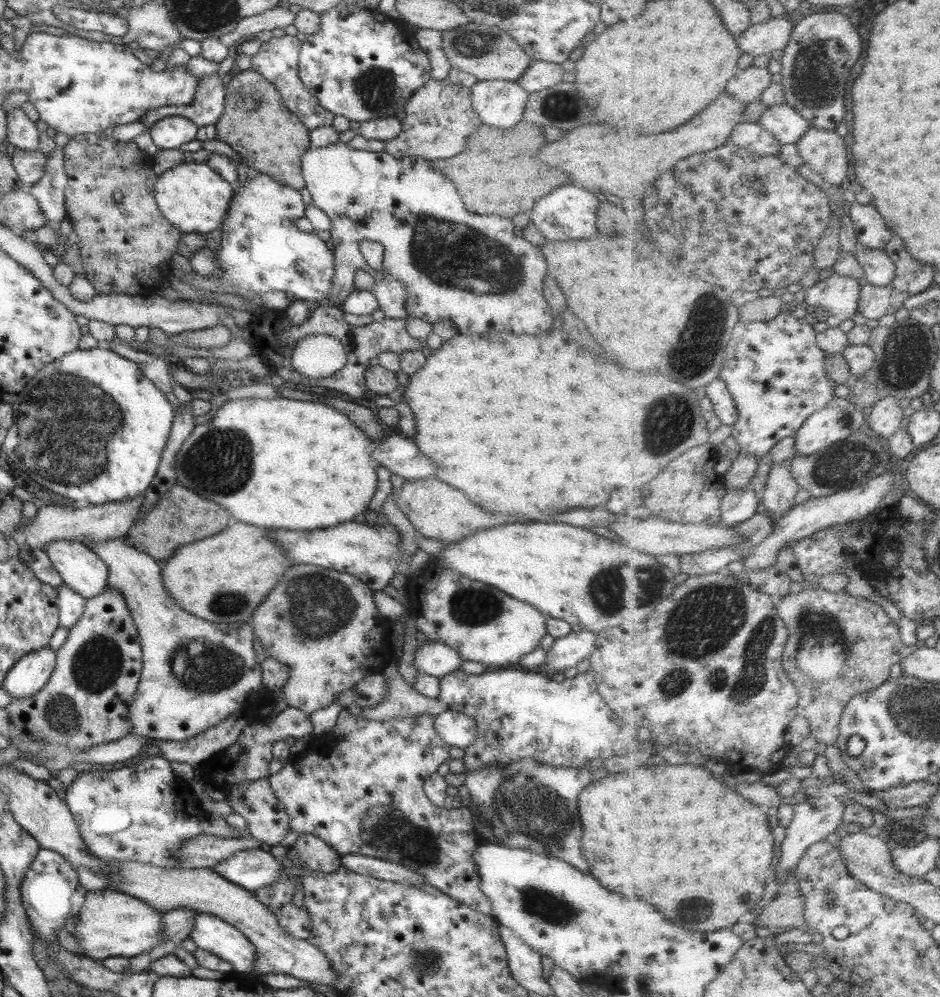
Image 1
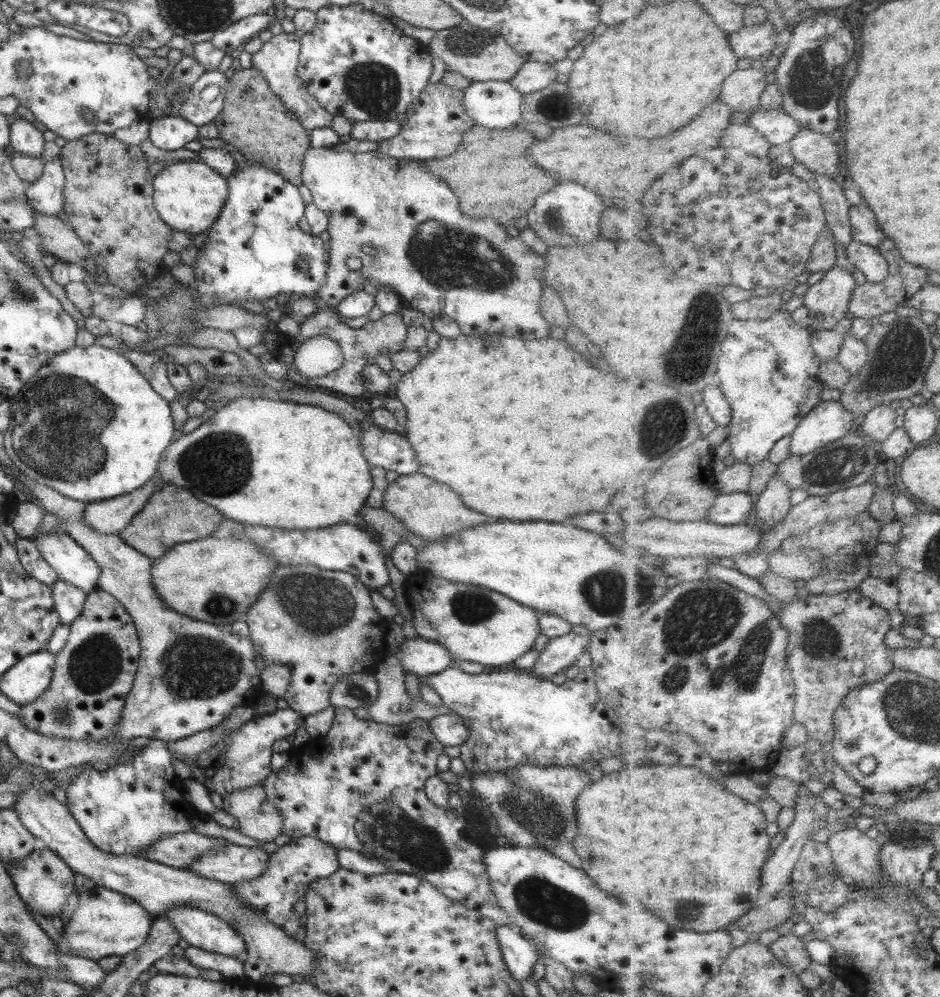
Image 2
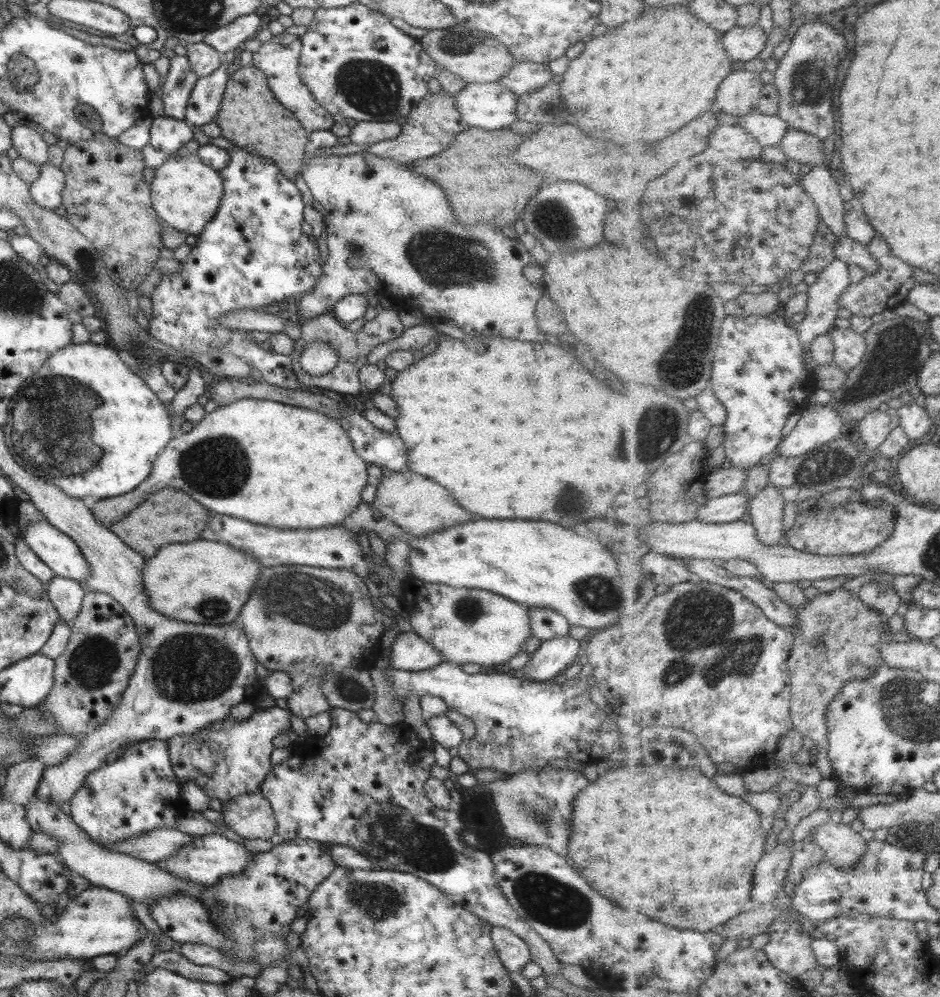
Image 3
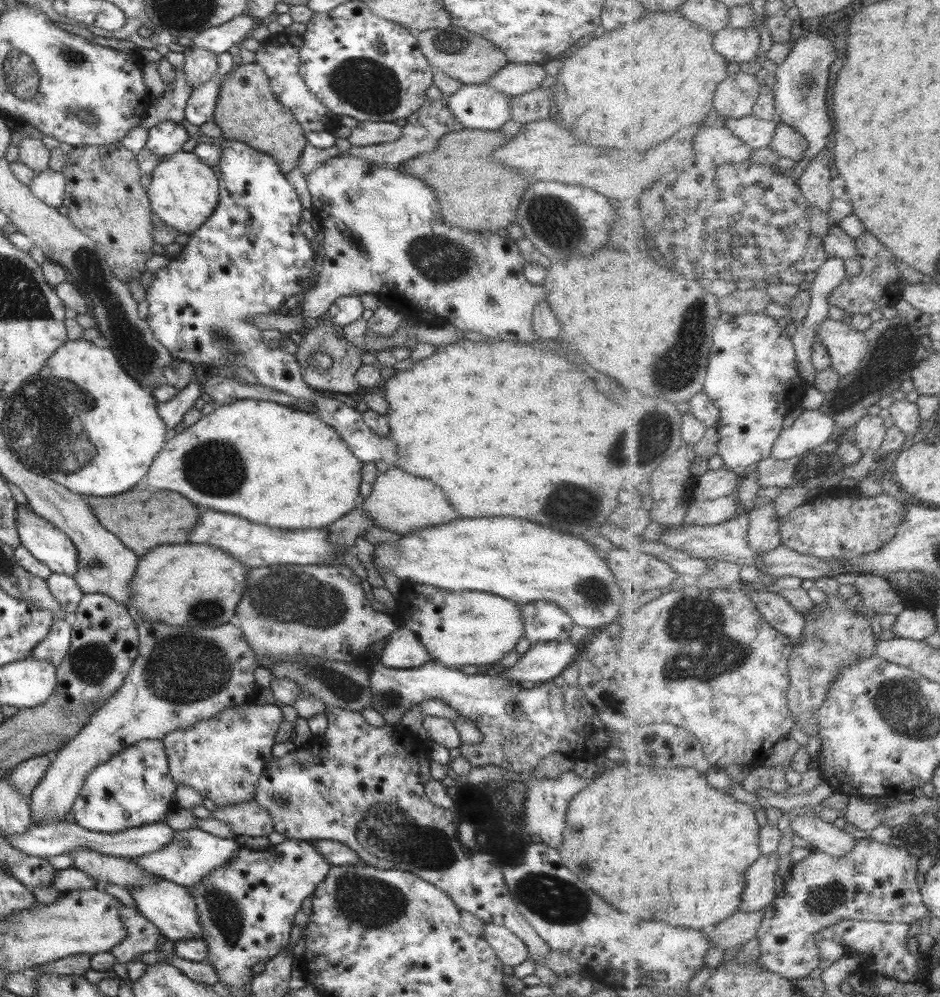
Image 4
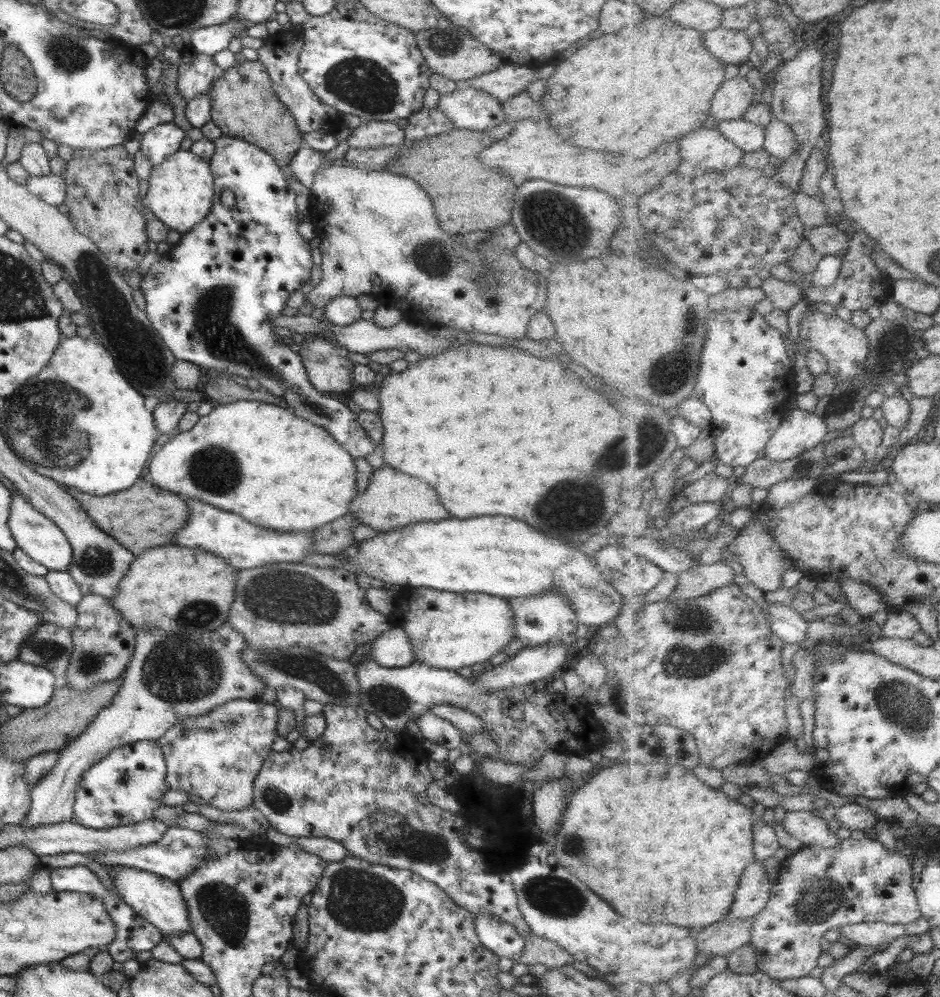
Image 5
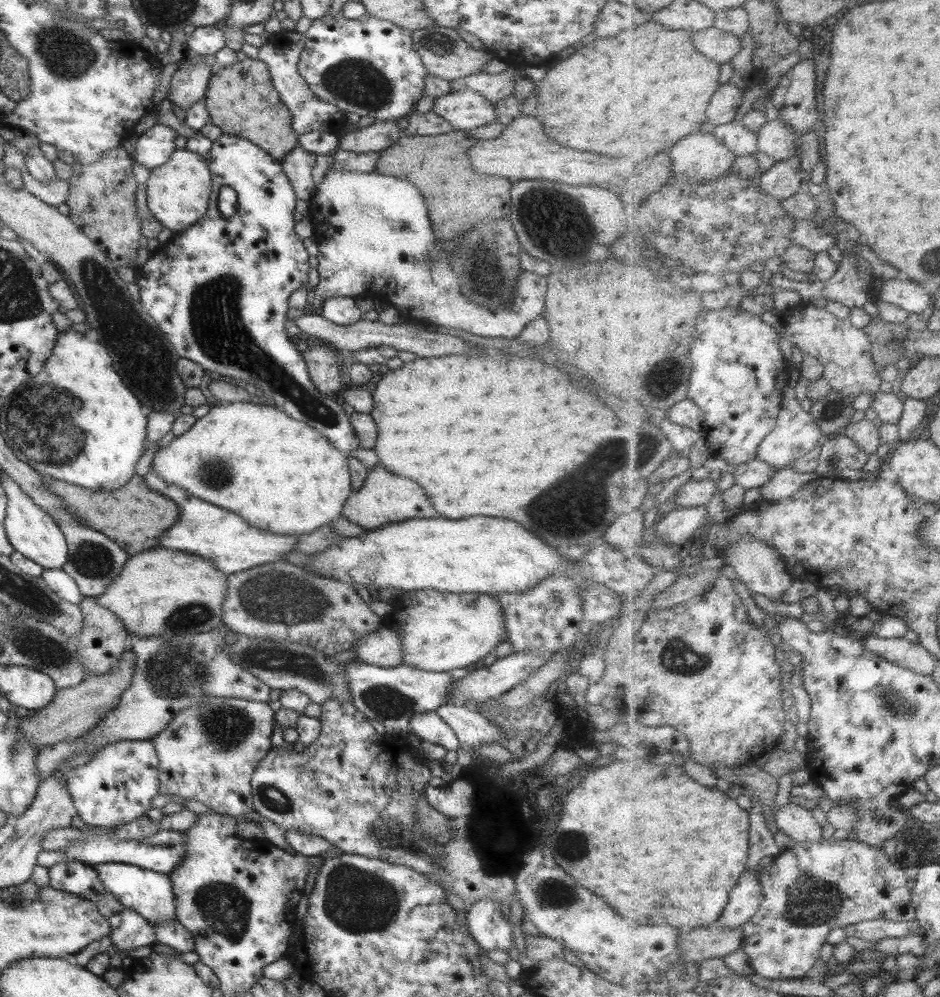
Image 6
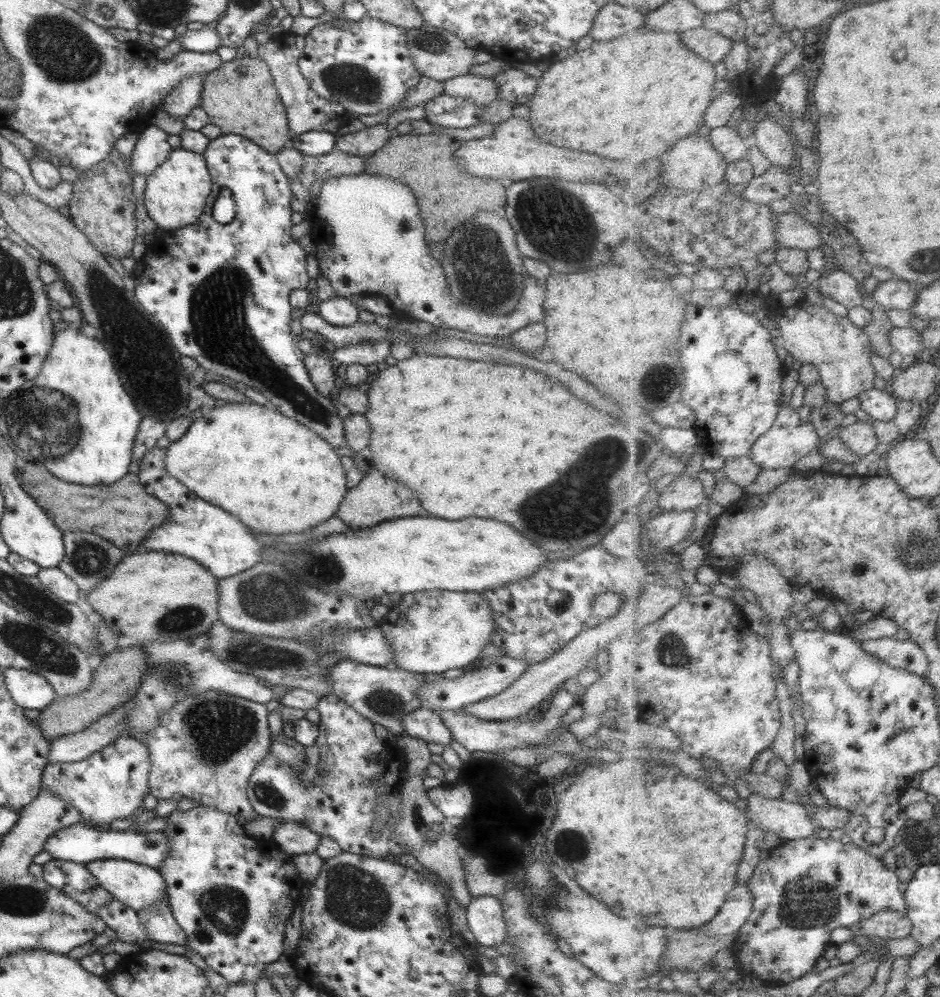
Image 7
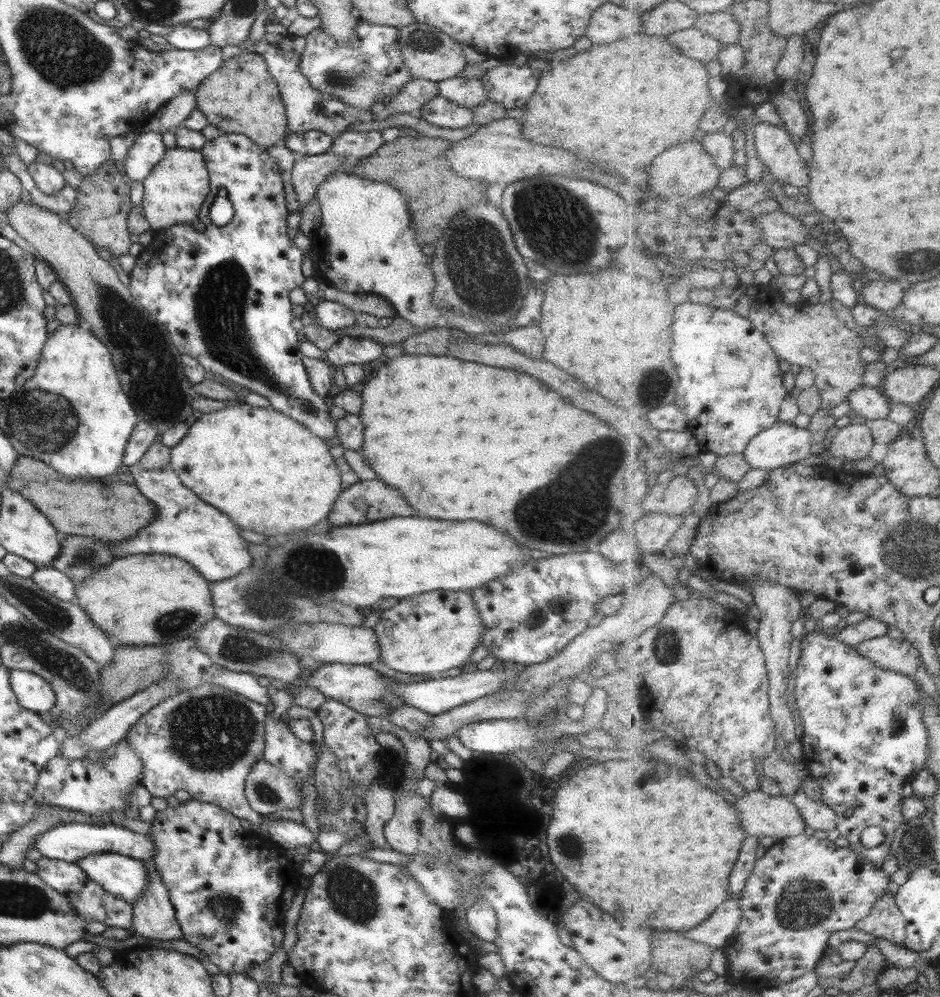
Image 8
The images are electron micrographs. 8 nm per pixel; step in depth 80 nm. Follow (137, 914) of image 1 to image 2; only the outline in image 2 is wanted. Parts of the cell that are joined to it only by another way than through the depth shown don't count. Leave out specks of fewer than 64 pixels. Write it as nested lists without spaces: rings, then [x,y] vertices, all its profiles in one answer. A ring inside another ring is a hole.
[[[90,887],[78,895],[78,905],[60,930],[60,939],[51,940],[60,954],[96,961],[103,957],[122,957],[135,950],[148,935],[151,921],[147,912],[128,896],[103,888]]]

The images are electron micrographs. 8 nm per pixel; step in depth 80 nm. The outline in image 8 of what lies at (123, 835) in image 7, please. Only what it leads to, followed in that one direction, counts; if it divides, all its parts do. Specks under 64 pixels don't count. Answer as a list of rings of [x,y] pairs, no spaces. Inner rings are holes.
[[[107,820],[90,821],[88,823],[69,822],[55,826],[55,828],[49,828],[49,830],[43,831],[34,838],[33,848],[38,850],[42,857],[51,860],[62,860],[66,863],[74,863],[81,857],[100,852],[116,852],[143,862],[149,857],[152,858],[154,853],[150,836],[130,832]]]

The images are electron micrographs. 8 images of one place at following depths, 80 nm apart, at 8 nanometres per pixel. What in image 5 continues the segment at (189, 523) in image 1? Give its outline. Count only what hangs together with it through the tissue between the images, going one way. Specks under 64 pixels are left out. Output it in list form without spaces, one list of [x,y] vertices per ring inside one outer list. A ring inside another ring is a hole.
[[[146,477],[138,478],[125,490],[103,496],[90,495],[66,486],[62,488],[80,504],[97,528],[112,536],[133,556],[146,552],[146,549],[175,545],[173,537],[182,526],[185,526],[188,517],[188,506],[179,495],[160,489],[151,484]]]

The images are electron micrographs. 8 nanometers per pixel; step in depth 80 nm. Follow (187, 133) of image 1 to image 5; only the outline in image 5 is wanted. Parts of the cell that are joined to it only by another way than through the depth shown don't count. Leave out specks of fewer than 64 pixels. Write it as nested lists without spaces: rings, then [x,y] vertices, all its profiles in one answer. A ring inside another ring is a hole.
[[[173,122],[158,124],[141,135],[138,151],[147,157],[151,165],[158,165],[179,150],[185,138],[186,134]]]

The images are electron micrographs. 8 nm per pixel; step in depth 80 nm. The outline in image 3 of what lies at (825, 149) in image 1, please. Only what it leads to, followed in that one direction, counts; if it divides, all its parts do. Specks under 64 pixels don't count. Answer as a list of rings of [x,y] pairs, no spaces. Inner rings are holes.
[[[791,127],[779,146],[791,160],[807,164],[813,168],[815,165],[828,166],[825,164],[825,152],[823,152],[825,144],[823,142],[819,137]]]

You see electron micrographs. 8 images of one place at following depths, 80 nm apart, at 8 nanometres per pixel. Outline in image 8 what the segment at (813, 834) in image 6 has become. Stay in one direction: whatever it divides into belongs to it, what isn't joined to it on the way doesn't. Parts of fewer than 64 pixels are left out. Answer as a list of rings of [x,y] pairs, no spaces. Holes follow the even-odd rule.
[[[745,790],[744,796],[736,800],[734,807],[740,816],[742,827],[747,835],[759,836],[760,838],[772,836],[777,839],[785,839],[810,832],[799,807],[791,798],[787,798],[787,794],[776,797],[761,790]]]

